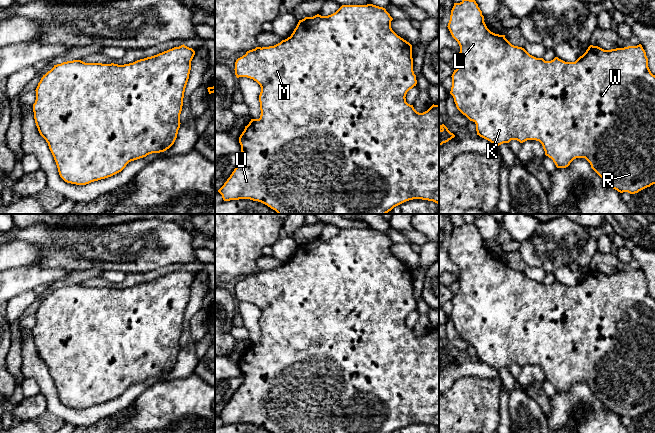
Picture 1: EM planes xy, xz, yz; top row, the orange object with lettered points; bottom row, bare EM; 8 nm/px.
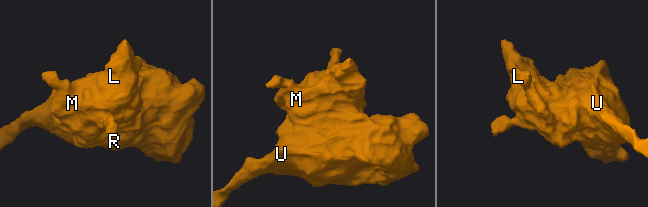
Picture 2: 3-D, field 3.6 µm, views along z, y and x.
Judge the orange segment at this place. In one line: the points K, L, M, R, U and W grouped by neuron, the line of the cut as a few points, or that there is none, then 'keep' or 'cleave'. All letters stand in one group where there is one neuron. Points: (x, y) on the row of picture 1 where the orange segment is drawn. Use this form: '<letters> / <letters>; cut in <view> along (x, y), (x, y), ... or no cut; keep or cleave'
K L M R U W; no cut; keep

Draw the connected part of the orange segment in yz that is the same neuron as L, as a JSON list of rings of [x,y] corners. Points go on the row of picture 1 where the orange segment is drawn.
[[[462,0],[460,3],[454,3],[447,27],[460,46],[460,52],[457,54],[460,65],[451,76],[450,94],[454,98],[457,109],[476,124],[477,135],[496,146],[509,143],[511,140],[517,140],[520,143],[527,140],[539,141],[543,146],[545,155],[553,160],[557,168],[568,167],[576,158],[585,158],[602,180],[620,193],[635,194],[655,184],[655,75],[651,73],[648,67],[648,58],[641,44],[611,50],[590,45],[575,62],[565,62],[558,57],[551,61],[545,61],[543,58],[530,55],[522,47],[512,45],[505,38],[505,35],[491,32],[487,28],[482,11],[475,0]]]

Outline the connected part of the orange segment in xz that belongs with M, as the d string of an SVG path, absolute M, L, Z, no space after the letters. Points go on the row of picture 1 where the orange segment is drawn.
M373 4L342 5L331 15L321 16L317 14L313 17L305 17L304 19L299 20L293 33L287 39L282 40L274 46L262 48L256 47L255 49L247 51L245 55L236 60L234 69L236 77L247 77L253 79L261 87L259 95L261 115L259 119L251 119L239 137L243 159L234 169L224 185L218 190L224 201L250 199L267 205L278 214L387 214L394 207L413 199L433 201L439 205L439 105L433 104L427 111L419 113L414 109L413 105L406 102L405 97L407 92L417 84L416 75L413 71L412 45L392 30L392 20L393 18L383 7Z

